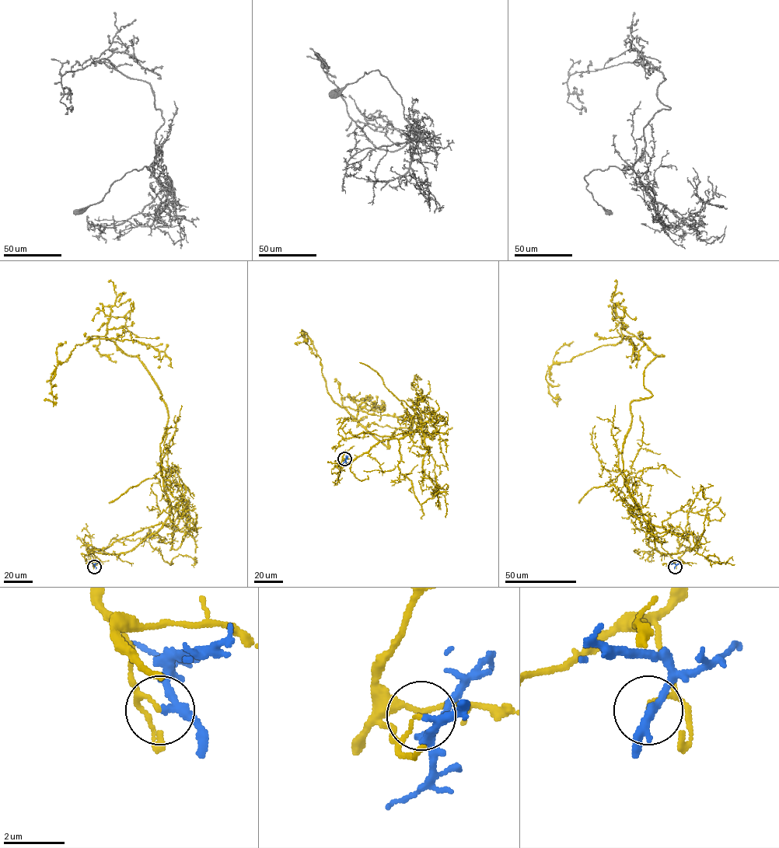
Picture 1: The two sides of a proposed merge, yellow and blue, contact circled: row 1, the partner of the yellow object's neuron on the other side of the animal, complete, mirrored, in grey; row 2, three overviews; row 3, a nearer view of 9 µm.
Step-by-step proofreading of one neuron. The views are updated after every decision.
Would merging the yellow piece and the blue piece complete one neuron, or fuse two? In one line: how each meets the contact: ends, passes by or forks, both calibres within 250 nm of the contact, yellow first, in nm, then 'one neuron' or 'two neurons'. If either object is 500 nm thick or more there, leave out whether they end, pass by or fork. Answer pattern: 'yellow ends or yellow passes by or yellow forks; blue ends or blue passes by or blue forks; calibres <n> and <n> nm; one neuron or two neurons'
yellow ends; blue passes by; calibres 110 and 240 nm; two neurons

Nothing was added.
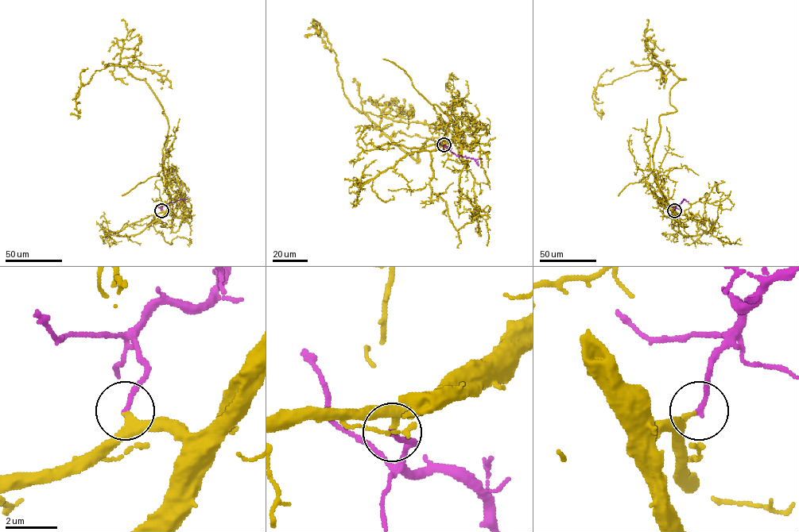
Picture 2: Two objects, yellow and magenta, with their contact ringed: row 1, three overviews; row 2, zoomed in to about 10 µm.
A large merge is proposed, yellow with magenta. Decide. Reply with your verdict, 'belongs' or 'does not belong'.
belongs

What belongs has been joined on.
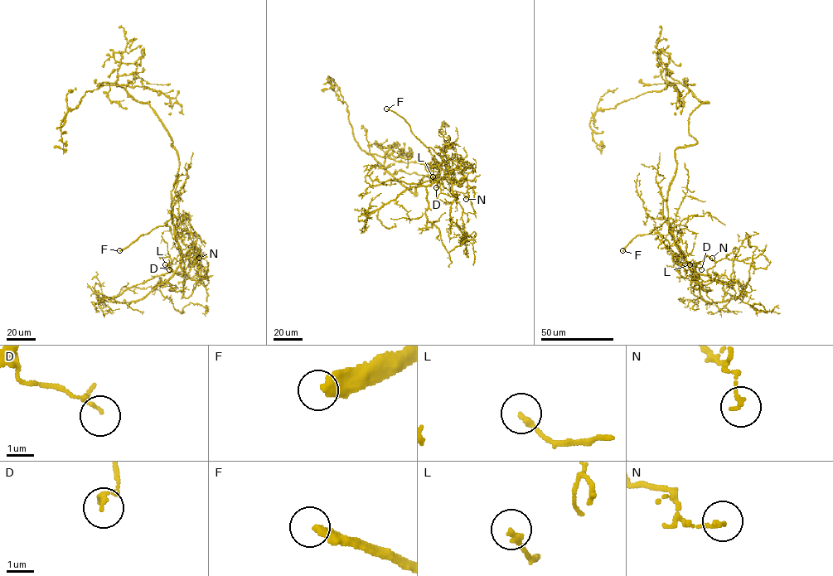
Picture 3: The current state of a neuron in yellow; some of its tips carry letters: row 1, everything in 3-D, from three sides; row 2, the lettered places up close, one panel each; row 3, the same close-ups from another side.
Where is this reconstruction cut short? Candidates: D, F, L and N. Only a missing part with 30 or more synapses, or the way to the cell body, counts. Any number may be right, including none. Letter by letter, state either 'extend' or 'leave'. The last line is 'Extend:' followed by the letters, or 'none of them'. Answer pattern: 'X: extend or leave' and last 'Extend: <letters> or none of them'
D: leave
F: extend
L: leave
N: leave
Extend: F

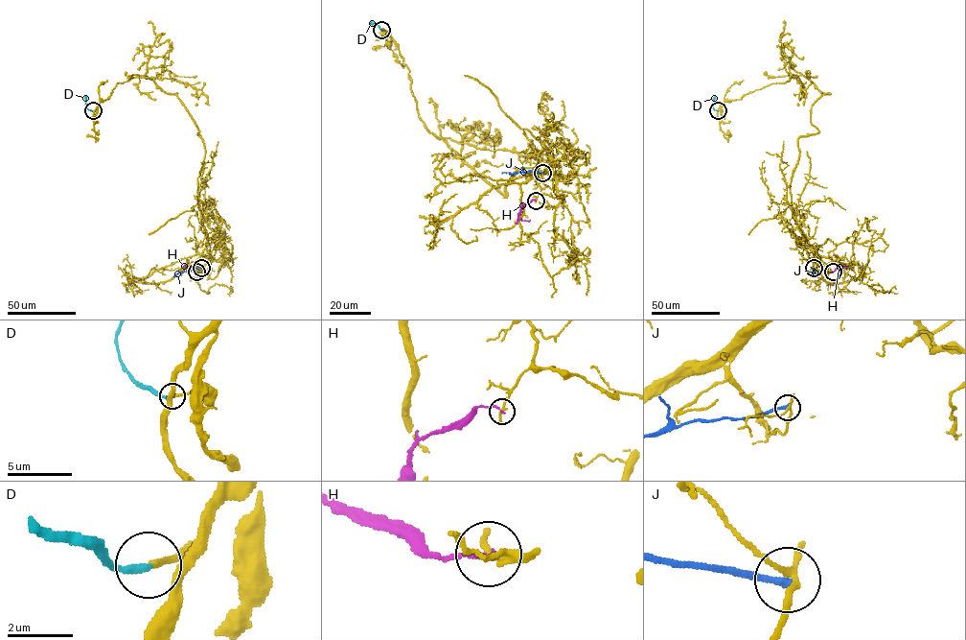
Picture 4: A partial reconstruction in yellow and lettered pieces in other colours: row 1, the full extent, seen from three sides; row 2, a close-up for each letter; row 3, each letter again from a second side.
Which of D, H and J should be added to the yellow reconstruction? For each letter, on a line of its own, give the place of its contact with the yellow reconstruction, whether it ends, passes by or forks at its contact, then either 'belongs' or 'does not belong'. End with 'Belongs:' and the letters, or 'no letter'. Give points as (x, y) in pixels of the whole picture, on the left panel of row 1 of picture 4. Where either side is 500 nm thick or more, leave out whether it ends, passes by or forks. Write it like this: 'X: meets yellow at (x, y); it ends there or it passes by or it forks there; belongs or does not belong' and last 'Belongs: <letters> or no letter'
D: meets yellow at (93, 110); it ends there; belongs
H: meets yellow at (196, 272); it ends there; does not belong
J: meets yellow at (201, 268); it ends there; does not belong
Belongs: D

